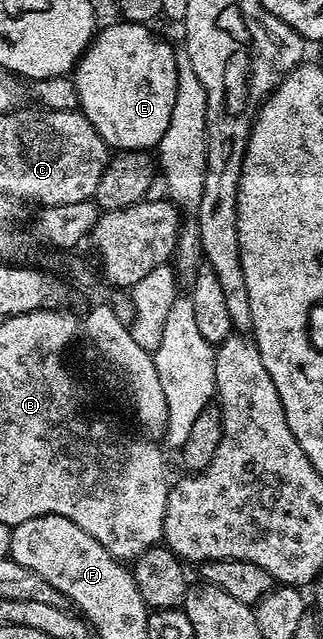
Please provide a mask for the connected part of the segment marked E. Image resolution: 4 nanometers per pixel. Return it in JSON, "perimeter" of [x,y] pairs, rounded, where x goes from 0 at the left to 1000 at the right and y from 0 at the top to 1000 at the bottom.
{"perimeter":[[[365,33],[368,36],[344,36],[331,44],[310,47],[285,61],[282,67],[257,81],[245,97],[232,102],[226,113],[226,128],[238,139],[238,152],[245,153],[241,172],[257,175],[276,191],[288,196],[288,202],[300,202],[300,208],[331,222],[334,232],[362,232],[372,238],[440,236],[464,238],[471,233],[489,232],[498,214],[511,214],[511,202],[523,202],[523,183],[536,183],[536,156],[548,152],[548,95],[542,94],[545,75],[526,74],[505,61],[489,61],[467,50],[464,41],[440,36],[399,36],[390,33]]]}

